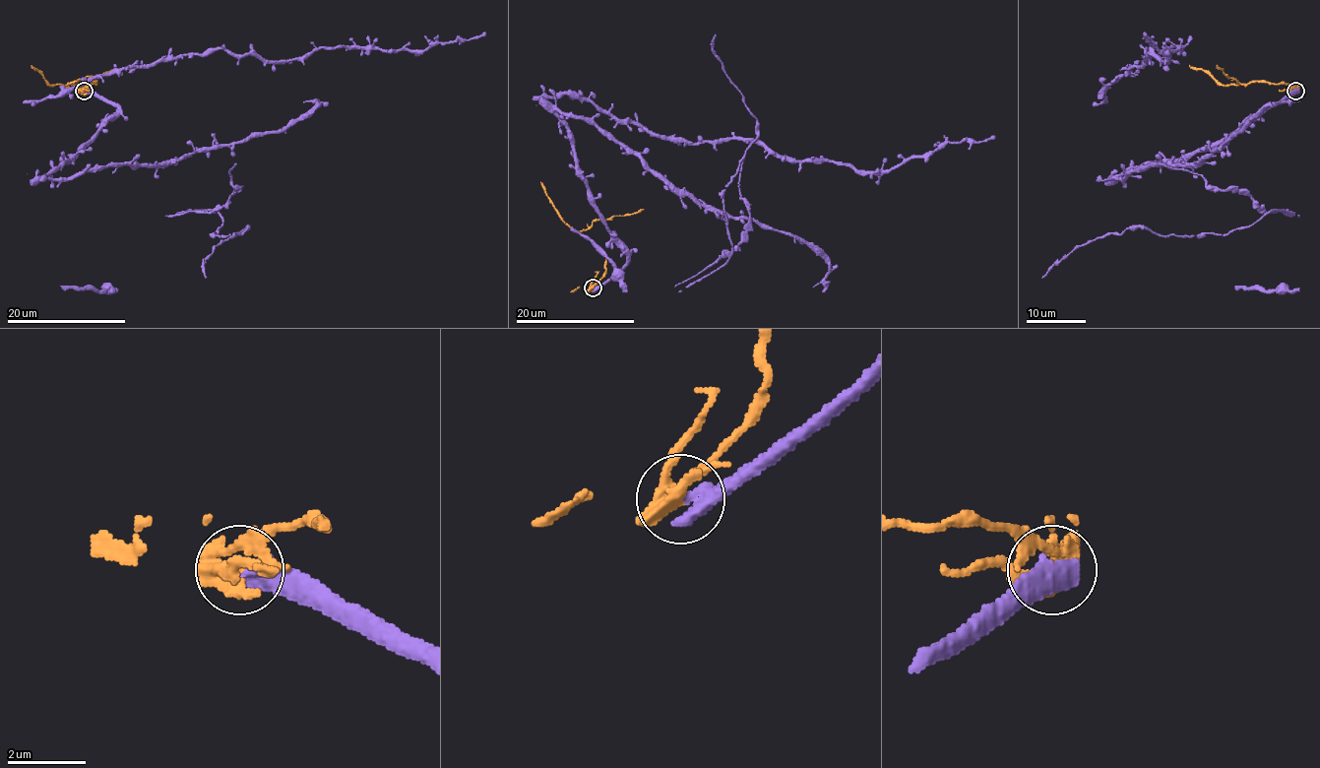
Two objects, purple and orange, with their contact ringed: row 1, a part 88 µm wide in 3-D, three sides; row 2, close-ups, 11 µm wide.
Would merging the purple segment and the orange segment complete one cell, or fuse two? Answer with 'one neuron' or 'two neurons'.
two neurons

